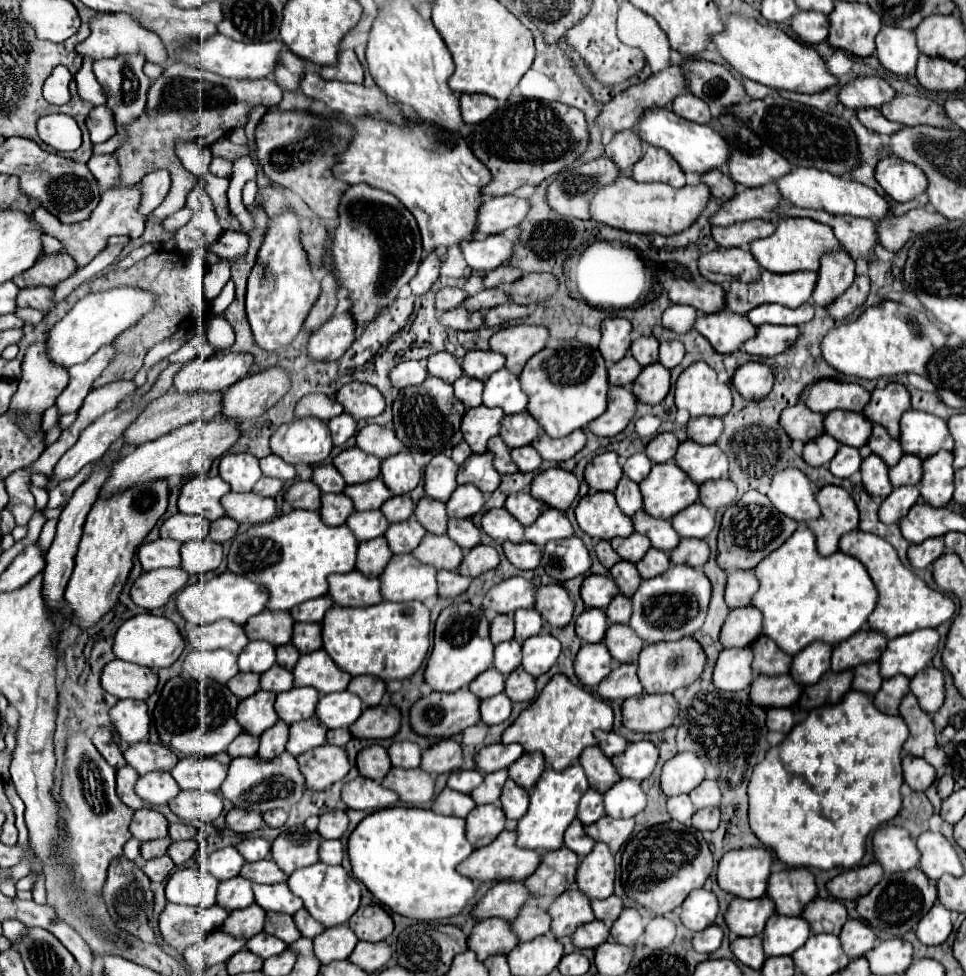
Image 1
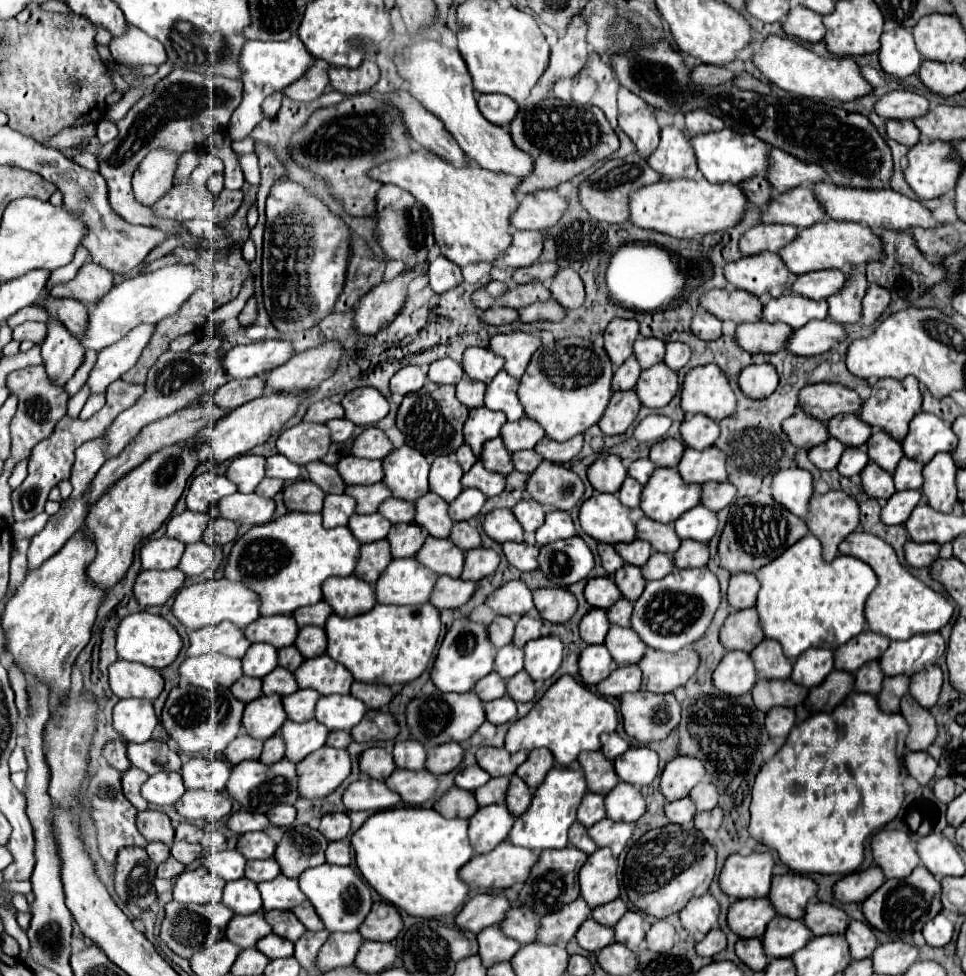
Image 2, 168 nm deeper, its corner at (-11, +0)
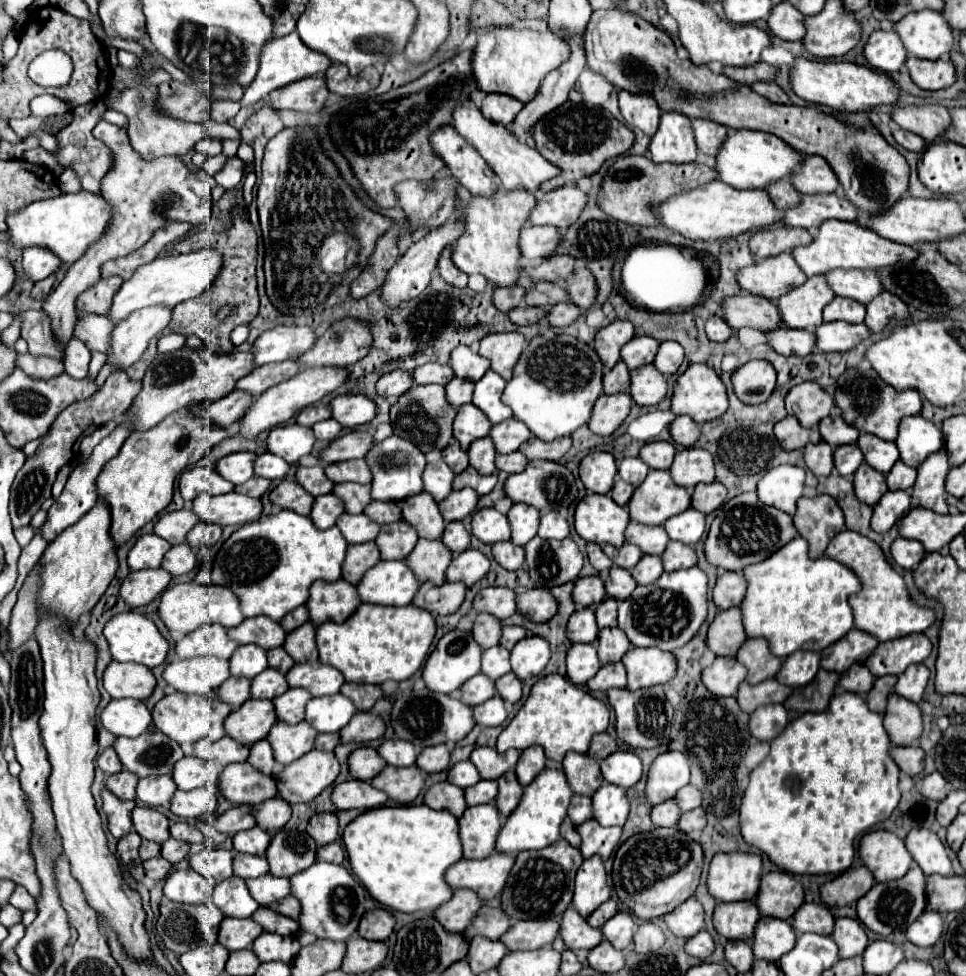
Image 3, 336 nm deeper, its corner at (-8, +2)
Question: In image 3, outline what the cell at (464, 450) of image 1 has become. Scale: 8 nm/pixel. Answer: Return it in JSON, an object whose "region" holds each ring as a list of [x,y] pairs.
{"region":[[[452,440],[452,442],[448,444],[448,448],[442,450],[442,458],[444,458],[444,462],[446,462],[456,474],[462,472],[462,470],[466,470],[466,466],[468,466],[468,454],[466,454],[464,450],[460,450],[460,446],[458,446],[456,440]]]}

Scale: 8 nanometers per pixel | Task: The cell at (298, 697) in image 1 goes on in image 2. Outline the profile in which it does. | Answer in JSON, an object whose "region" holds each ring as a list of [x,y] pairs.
{"region":[[[297,690],[283,698],[283,706],[287,712],[287,718],[293,722],[307,722],[315,716],[315,706],[319,702],[321,694],[315,690]]]}

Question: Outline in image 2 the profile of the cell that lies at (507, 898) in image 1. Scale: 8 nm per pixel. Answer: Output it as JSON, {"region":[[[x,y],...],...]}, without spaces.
{"region":[[[501,892],[477,894],[463,906],[455,922],[463,930],[471,930],[479,934],[487,926],[501,924],[509,908],[511,908],[511,902]]]}

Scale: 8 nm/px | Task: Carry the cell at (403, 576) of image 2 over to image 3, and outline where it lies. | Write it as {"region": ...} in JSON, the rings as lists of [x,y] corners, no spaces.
{"region":[[[400,560],[376,564],[364,574],[364,580],[356,586],[360,590],[360,600],[370,604],[386,606],[408,606],[418,590],[420,582],[412,570]]]}

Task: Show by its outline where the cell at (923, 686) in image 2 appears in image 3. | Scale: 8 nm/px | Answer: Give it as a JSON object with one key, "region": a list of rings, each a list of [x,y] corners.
{"region":[[[914,664],[912,668],[906,668],[898,676],[894,692],[908,698],[910,702],[920,702],[928,678],[930,678],[930,670],[924,664]]]}

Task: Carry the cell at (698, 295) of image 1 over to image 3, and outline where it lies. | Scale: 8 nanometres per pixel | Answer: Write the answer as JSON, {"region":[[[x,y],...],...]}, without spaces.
{"region":[[[748,292],[726,298],[724,320],[732,324],[734,330],[748,326],[760,332],[772,332],[782,326],[780,312],[776,312],[776,304],[770,302],[768,298],[754,296]]]}

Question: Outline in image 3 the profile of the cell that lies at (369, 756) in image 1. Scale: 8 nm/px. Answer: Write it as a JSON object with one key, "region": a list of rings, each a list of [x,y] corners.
{"region":[[[362,746],[348,756],[348,770],[350,776],[356,780],[372,780],[384,766],[386,762],[380,758],[380,754],[374,748]]]}

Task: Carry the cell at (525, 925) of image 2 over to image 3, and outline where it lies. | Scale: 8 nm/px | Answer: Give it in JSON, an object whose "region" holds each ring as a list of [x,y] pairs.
{"region":[[[482,906],[480,912],[476,912],[476,920],[472,920],[472,924],[468,924],[468,928],[464,930],[464,936],[486,936],[490,940],[498,940],[508,928],[510,918],[504,914],[504,910]]]}

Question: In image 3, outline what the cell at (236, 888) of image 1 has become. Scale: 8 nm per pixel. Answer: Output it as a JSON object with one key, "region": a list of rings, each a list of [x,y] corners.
{"region":[[[238,876],[222,880],[214,886],[212,904],[230,918],[250,918],[260,908],[260,904],[250,896],[246,882]]]}

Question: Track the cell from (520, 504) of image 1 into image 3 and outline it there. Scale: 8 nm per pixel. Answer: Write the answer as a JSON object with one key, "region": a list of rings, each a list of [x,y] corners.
{"region":[[[514,504],[508,512],[508,522],[512,526],[510,542],[516,546],[528,544],[538,532],[538,520],[540,520],[540,512],[536,508],[526,504]]]}

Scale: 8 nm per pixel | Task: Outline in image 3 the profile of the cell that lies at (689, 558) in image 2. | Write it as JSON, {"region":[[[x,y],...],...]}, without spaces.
{"region":[[[668,542],[662,554],[662,564],[666,572],[672,572],[676,568],[692,568],[696,566],[696,552],[692,546],[680,542]]]}

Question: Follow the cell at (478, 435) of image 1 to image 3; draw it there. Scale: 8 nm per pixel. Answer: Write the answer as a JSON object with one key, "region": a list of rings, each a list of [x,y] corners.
{"region":[[[464,404],[458,408],[454,418],[454,438],[460,442],[460,448],[468,450],[474,440],[488,436],[490,428],[492,424],[474,404]]]}

